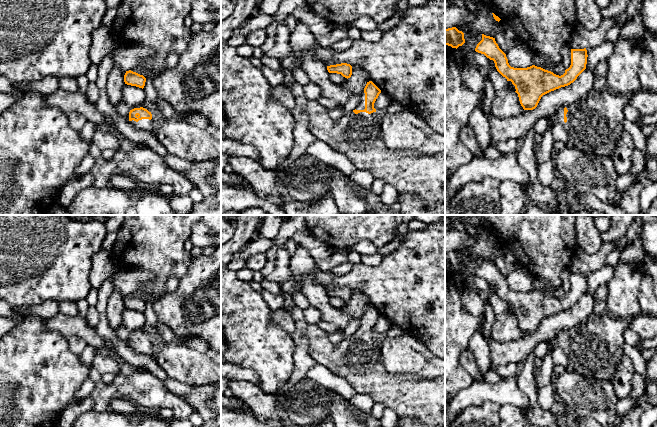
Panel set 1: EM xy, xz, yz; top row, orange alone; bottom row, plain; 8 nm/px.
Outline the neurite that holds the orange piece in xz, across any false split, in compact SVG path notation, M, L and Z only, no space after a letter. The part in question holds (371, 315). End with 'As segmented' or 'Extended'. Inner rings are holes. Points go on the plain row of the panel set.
M367 306L358 330L338 344L333 344L317 325L308 325L305 333L312 358L328 368L335 376L344 378L359 394L368 395L375 403L395 411L400 419L412 418L425 427L445 427L445 374L427 378L412 374L390 374L386 371L380 341L374 327L381 314Z. Extended

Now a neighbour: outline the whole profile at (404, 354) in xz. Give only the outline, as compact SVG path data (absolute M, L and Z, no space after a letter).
M412 335L385 338L380 351L386 371L390 374L412 374L437 378L445 374L445 357L433 354Z

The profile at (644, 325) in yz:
M640 314L630 321L629 328L633 330L641 340L651 339L657 335L657 316Z

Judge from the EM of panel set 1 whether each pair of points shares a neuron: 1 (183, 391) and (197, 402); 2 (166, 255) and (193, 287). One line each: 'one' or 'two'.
1: one
2: two

